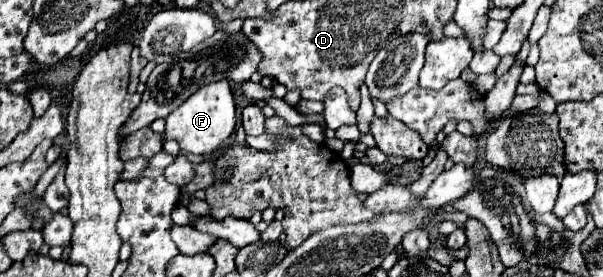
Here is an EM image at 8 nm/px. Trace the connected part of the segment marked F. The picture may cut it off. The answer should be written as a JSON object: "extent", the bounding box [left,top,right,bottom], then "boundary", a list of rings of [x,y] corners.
{"extent":[164,80,236,154],"boundary":[[[220,80],[220,82],[206,84],[204,88],[194,92],[182,106],[178,106],[174,112],[168,114],[164,138],[176,140],[184,152],[210,154],[230,138],[234,126],[236,126],[236,106],[234,106],[230,82]]]}

